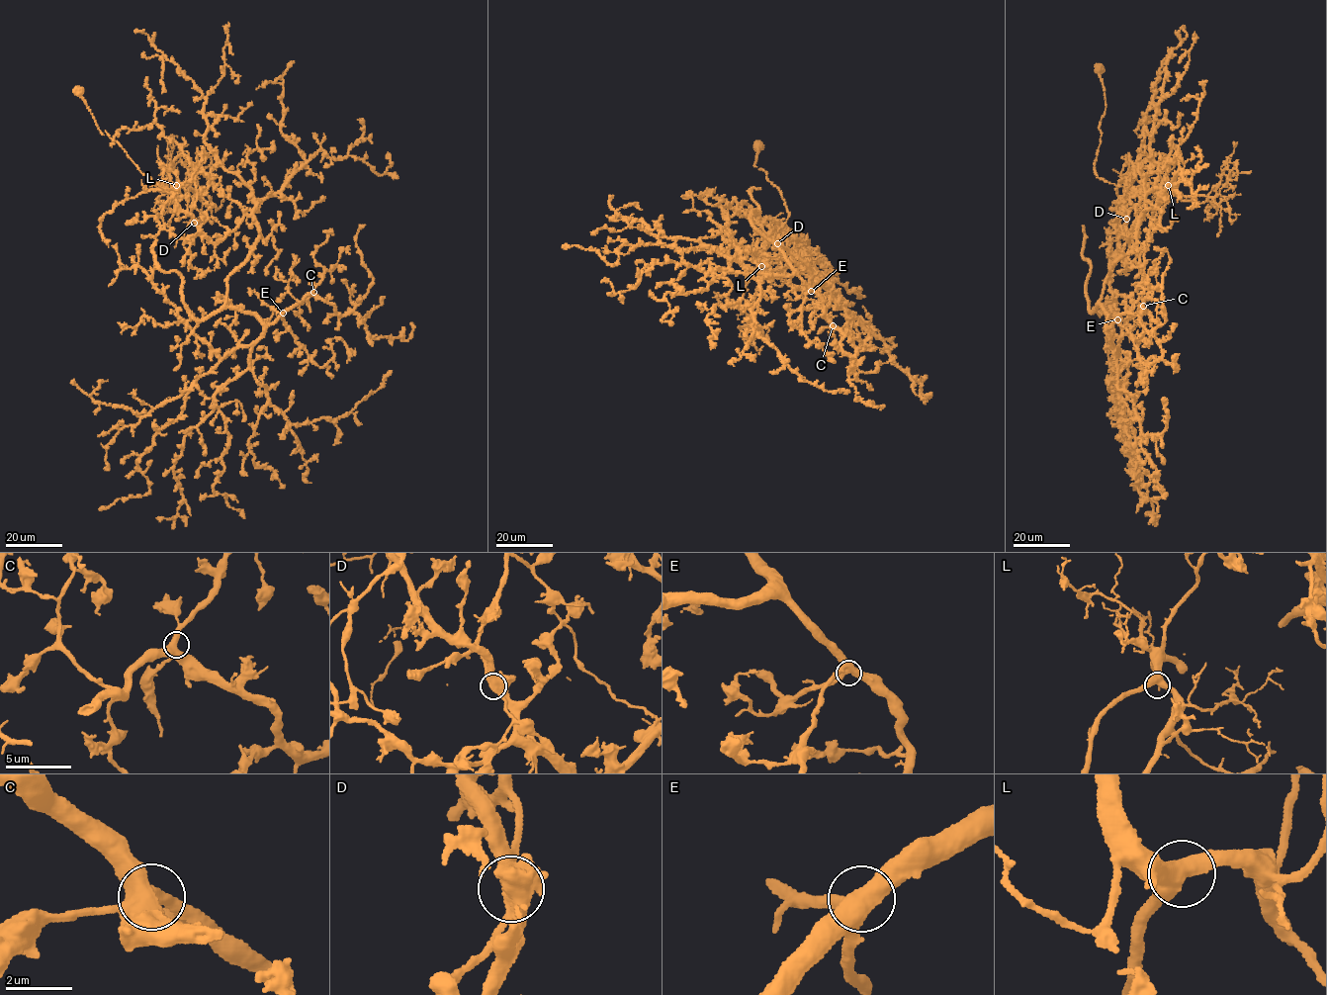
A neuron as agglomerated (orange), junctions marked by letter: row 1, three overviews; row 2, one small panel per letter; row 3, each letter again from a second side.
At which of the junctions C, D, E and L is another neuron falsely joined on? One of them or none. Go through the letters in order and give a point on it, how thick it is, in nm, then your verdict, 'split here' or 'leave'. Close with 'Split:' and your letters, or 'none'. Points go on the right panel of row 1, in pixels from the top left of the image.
C: place (1143, 306); calibre 480 nm; leave
D: place (1126, 219); calibre 480 nm; split here
E: place (1117, 319); calibre 480 nm; leave
L: place (1168, 185); calibre 460 nm; leave
Split: D

